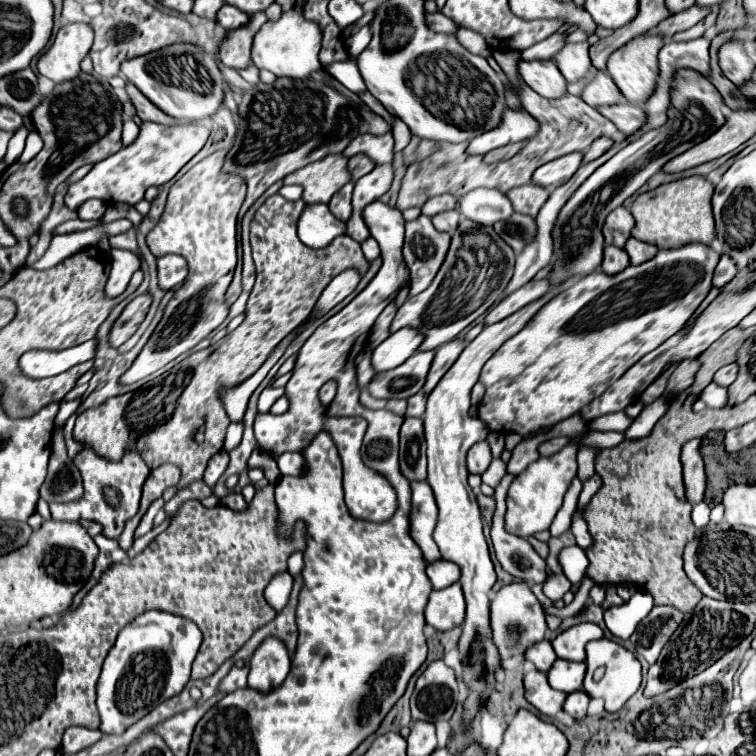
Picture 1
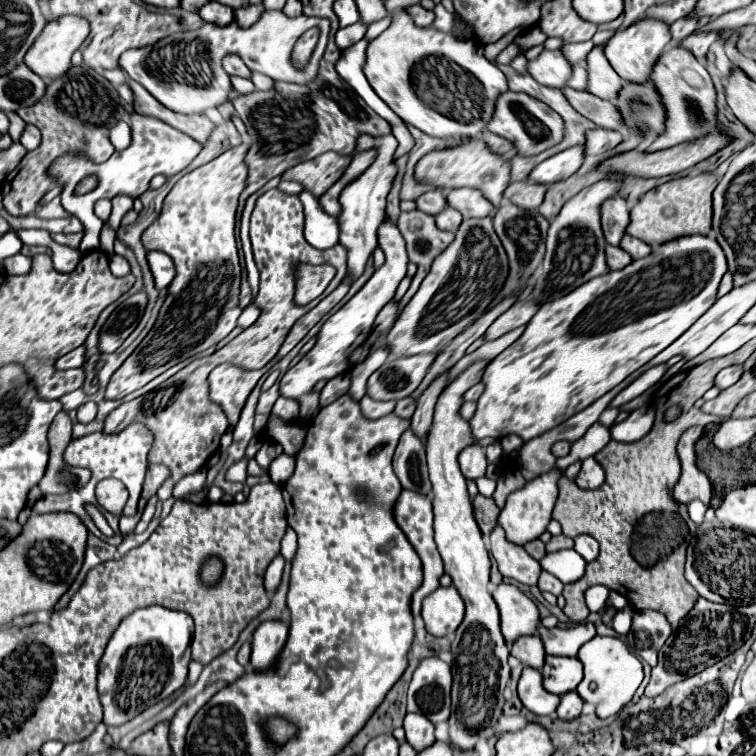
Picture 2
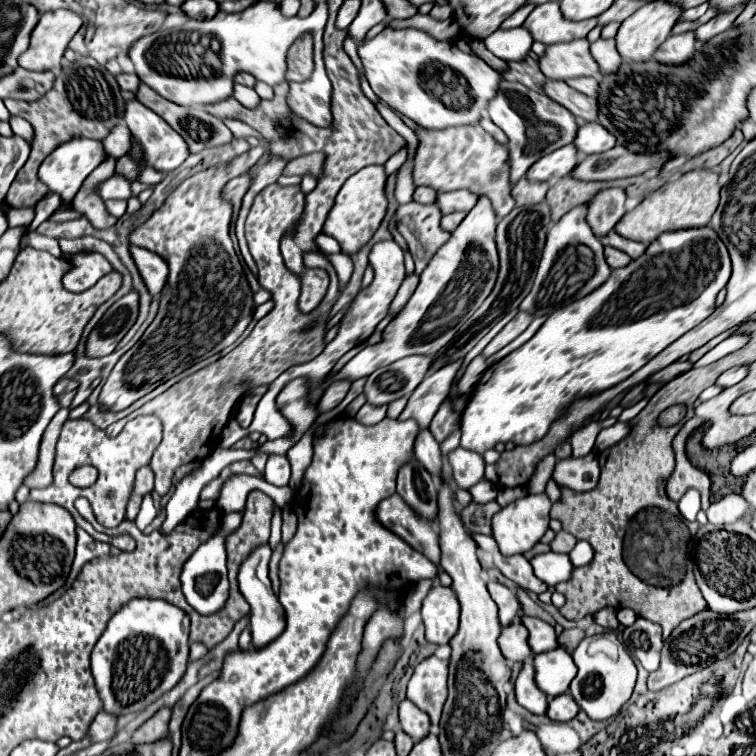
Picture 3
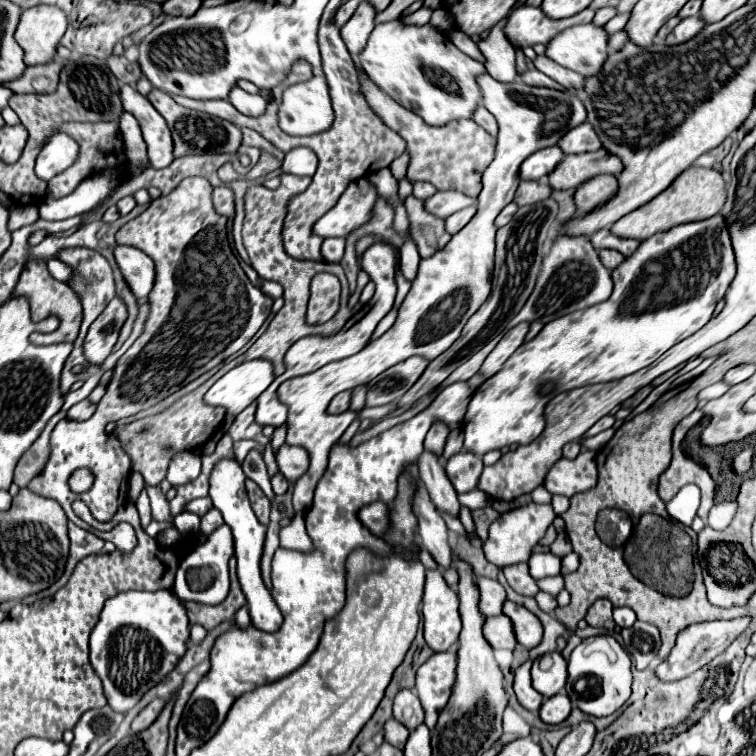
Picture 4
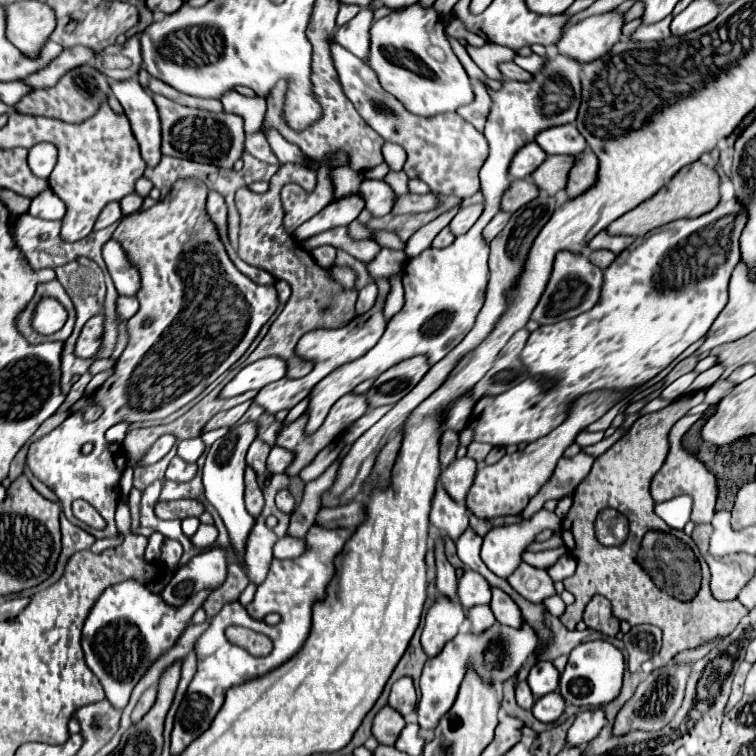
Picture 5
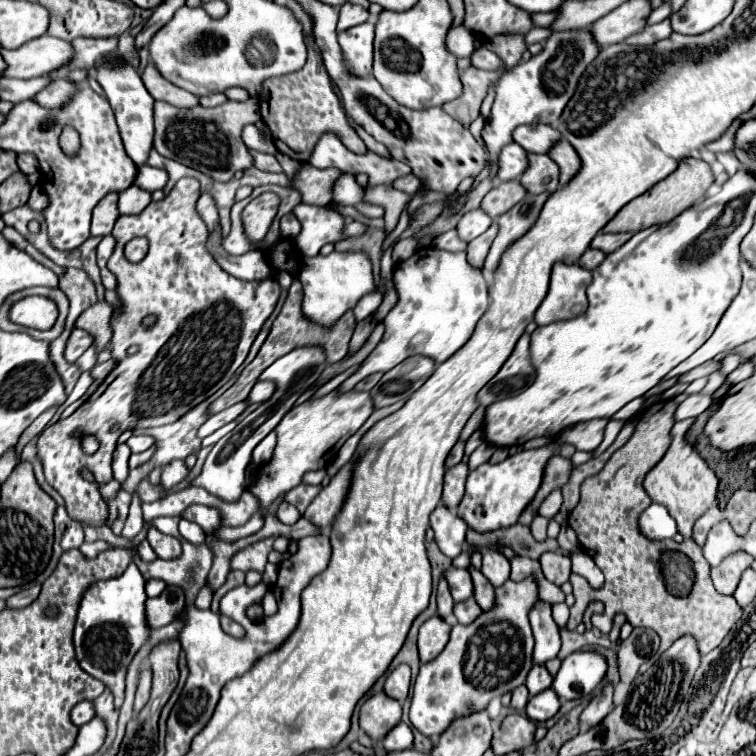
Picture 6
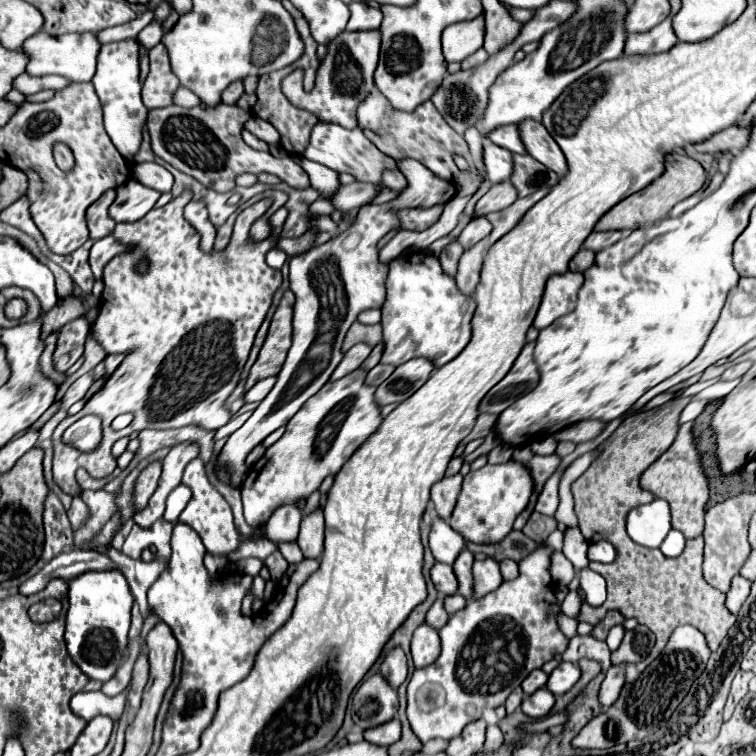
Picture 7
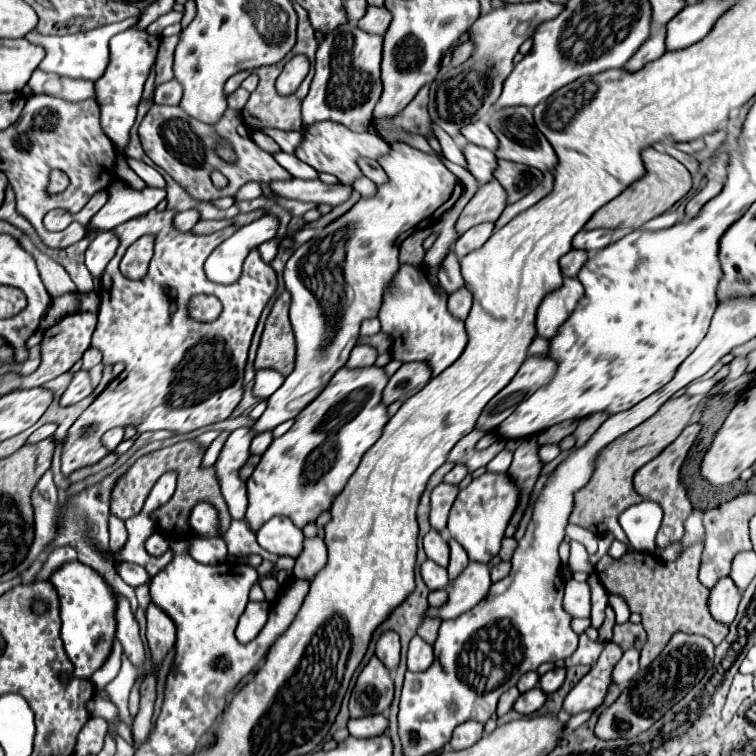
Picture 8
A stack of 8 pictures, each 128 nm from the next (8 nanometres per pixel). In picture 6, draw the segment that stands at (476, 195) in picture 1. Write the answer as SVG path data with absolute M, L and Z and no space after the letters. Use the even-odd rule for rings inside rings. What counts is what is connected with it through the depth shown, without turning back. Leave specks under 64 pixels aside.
M378 184L378 186L366 186L364 188L364 202L368 204L380 204L386 208L384 214L384 230L386 234L390 234L396 224L398 224L398 216L402 214L404 206L408 204L410 196L388 186L388 184Z

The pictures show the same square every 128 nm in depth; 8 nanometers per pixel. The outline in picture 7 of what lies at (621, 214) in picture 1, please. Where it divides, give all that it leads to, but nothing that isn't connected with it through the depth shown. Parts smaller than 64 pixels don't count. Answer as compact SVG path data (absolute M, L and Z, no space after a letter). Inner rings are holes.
M522 120L518 122L518 132L528 156L544 164L548 170L554 170L558 176L566 174L568 164L564 160L564 154L560 152L558 144L552 140L548 130L540 122Z

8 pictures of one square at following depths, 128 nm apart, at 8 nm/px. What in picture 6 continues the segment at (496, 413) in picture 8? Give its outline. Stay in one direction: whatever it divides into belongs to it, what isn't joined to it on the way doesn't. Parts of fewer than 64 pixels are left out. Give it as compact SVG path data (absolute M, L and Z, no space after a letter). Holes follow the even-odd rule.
M524 334L510 360L500 368L500 372L478 392L478 404L488 408L496 400L512 398L528 388L534 382L534 368L530 364L530 336Z

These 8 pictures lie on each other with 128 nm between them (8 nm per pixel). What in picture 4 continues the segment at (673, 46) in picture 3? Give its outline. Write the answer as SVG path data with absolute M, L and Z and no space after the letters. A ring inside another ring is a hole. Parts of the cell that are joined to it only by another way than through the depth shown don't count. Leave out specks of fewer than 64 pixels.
M700 16L682 18L678 22L678 26L668 34L666 44L682 44L684 40L690 40L692 36L696 36L696 32L700 32L700 28L704 28L704 20Z

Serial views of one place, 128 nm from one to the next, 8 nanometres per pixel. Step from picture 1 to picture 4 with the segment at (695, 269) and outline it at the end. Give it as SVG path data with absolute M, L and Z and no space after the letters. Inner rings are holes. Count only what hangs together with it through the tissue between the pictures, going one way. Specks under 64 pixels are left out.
M716 214L716 216L706 218L706 220L698 220L698 222L688 222L688 224L674 226L674 228L670 228L670 230L658 232L658 234L654 234L654 236L642 240L640 246L638 246L638 250L636 250L632 256L628 256L618 268L612 270L614 292L612 292L612 296L610 296L608 300L604 300L604 302L600 302L600 304L596 304L596 306L584 308L584 310L580 310L580 312L572 312L572 314L568 314L568 316L562 316L562 318L556 318L556 320L548 322L548 324L540 330L540 334L538 334L536 338L532 338L530 342L526 342L524 346L520 346L520 348L506 360L502 372L498 372L492 380L484 382L484 384L474 392L474 396L472 396L470 404L468 404L468 412L466 412L466 418L464 418L464 426L462 426L462 430L464 430L464 448L466 448L468 452L472 452L472 454L480 454L480 456L482 456L482 454L486 454L486 452L490 452L490 450L500 450L500 448L504 448L504 446L512 446L512 444L530 444L530 442L536 440L536 438L542 434L542 430L544 430L544 424L546 424L546 420L544 420L544 408L546 408L546 404L548 404L548 398L552 398L552 394L564 392L564 390L572 390L572 388L580 388L580 386L588 386L588 384L612 382L612 380L620 380L620 378L624 378L624 376L630 376L630 374L634 374L634 372L638 372L638 370L642 370L642 368L654 364L654 362L656 362L666 350L670 350L674 344L682 342L684 338L688 338L688 336L692 336L694 332L698 332L704 324L708 324L708 320L710 320L712 314L714 314L716 304L724 298L724 294L726 294L726 290L728 290L728 286L730 286L730 282L734 280L734 274L736 274L736 258L734 258L732 242L728 244L728 240L724 238L724 230L726 230L726 220L724 220L724 216ZM546 382L554 382L554 384L556 384L556 390L554 390L552 394L548 394L548 396L540 396L538 390L540 390L540 386L546 384Z

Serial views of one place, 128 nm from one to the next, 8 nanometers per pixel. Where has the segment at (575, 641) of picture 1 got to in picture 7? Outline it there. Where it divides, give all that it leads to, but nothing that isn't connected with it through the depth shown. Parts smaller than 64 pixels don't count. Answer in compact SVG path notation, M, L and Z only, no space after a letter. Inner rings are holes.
M462 548L462 552L458 554L458 558L454 562L454 574L458 580L458 594L462 594L464 598L468 598L472 592L472 562L474 562L474 556L468 548Z

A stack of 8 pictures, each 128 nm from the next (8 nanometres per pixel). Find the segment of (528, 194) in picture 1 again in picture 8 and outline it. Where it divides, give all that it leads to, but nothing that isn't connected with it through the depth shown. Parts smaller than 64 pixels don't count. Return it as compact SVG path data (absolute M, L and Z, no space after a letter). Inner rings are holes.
M496 180L482 184L456 222L458 236L482 222L496 222L504 208L506 208L506 200L500 184L496 184Z

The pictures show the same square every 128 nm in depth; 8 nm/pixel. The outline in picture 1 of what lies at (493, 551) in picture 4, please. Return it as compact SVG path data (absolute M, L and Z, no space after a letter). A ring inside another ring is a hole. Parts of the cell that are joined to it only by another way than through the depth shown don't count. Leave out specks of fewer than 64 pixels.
M572 442L554 456L540 458L538 462L530 464L522 474L518 474L516 480L510 484L506 496L506 530L520 538L528 538L536 532L548 530L556 512L562 506L562 498L568 490L568 484L572 482L572 476L576 476L576 470L576 444Z

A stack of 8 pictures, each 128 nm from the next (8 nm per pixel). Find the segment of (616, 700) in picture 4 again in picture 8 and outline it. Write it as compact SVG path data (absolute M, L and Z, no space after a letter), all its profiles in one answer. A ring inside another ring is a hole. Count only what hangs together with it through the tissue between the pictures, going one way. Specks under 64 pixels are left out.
M554 668L554 670L546 672L544 676L540 676L540 682L538 682L540 684L540 690L546 692L546 694L556 692L562 686L564 678L566 678L566 670L564 668Z

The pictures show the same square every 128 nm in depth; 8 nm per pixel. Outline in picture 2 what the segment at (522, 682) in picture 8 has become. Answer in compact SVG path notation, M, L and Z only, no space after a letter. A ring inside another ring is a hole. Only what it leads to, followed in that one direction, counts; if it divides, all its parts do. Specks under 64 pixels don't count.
M546 656L542 666L544 688L552 694L566 694L576 688L582 680L582 664L578 658L568 656Z

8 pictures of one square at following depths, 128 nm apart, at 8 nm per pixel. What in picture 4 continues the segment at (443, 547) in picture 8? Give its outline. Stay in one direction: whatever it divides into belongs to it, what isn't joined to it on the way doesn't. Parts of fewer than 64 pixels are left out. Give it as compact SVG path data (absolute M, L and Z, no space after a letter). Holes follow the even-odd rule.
M424 452L418 458L418 470L420 470L420 478L426 484L426 490L430 494L430 500L434 502L436 510L440 514L450 514L456 516L460 514L460 502L458 502L458 494L452 488L444 468L440 466L442 462L436 460L436 456L430 456L430 452Z

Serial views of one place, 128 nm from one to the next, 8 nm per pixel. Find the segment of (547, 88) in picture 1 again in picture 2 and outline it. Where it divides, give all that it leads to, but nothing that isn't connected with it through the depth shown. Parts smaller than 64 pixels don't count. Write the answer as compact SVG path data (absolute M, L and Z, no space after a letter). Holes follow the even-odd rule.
M542 50L538 58L528 64L532 78L550 88L564 88L572 76L572 66L562 50Z

